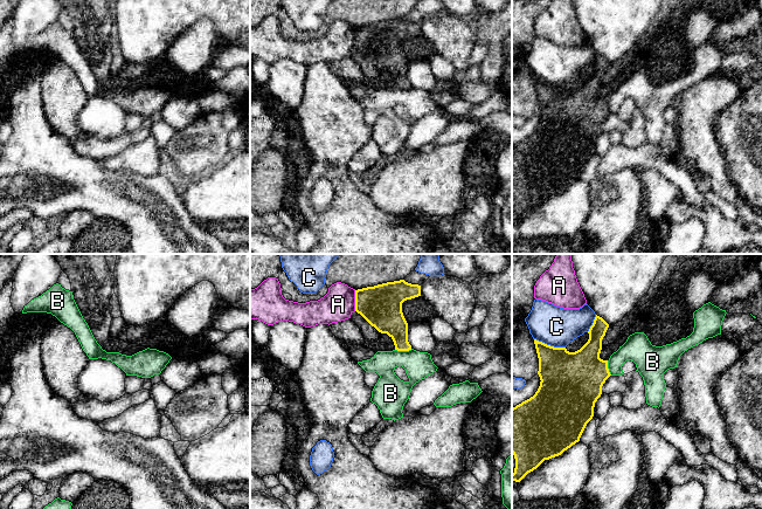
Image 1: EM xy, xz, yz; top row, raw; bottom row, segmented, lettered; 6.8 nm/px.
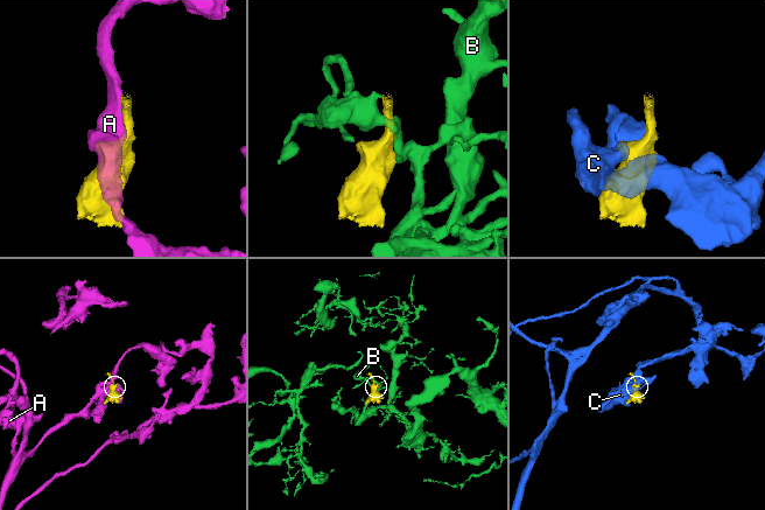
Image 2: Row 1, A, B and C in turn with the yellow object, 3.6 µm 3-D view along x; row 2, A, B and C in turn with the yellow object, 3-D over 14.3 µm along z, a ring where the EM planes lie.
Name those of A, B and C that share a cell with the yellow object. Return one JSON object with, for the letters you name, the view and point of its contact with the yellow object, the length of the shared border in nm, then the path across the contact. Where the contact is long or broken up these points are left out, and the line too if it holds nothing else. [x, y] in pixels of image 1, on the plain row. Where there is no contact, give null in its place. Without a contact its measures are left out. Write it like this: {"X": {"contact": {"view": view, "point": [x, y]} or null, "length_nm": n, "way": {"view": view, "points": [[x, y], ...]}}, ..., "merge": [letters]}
{"merge": []}

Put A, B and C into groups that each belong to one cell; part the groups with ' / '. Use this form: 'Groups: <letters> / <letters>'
Groups: A / B / C

